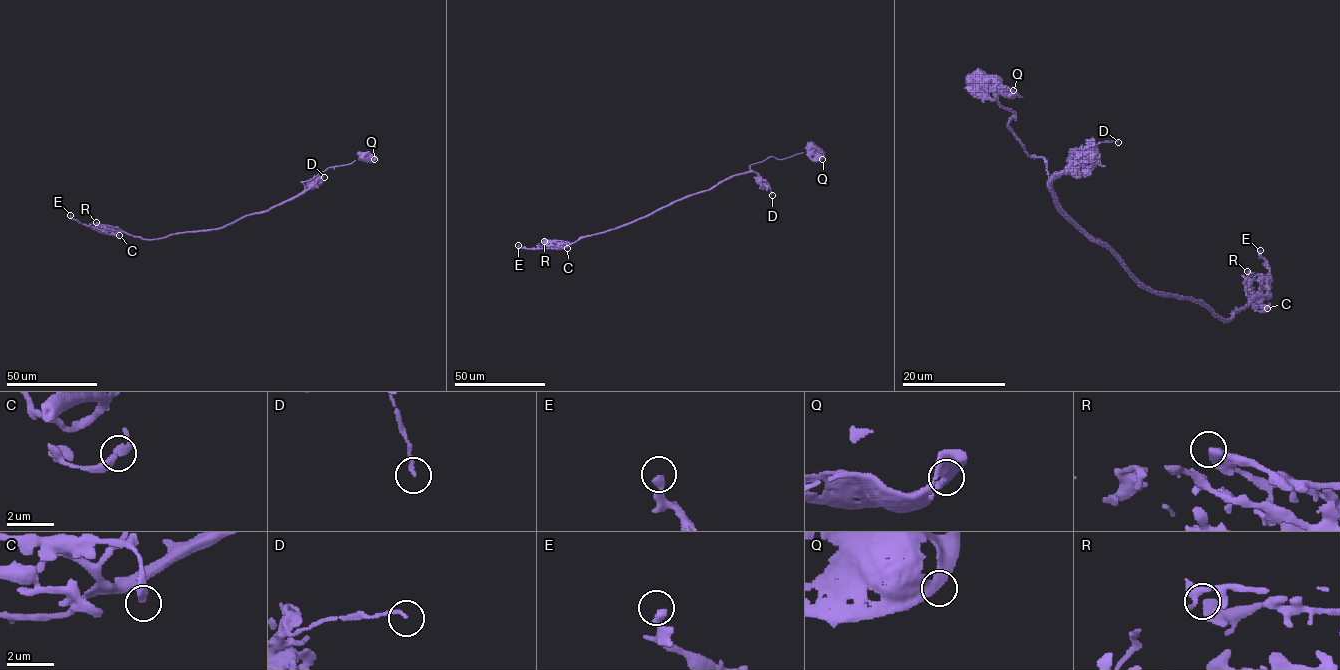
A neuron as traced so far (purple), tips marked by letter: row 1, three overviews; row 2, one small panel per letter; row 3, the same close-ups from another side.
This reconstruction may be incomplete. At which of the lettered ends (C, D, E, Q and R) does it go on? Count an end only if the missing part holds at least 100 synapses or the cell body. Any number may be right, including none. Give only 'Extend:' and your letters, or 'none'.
Extend: none

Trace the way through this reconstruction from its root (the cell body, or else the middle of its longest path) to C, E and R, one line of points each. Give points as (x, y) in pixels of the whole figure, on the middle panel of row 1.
C: (812, 148), (807, 155), (767, 158), (752, 164), (753, 171), (621, 226), (562, 244), (567, 248)
E: (812, 148), (807, 155), (767, 158), (752, 164), (753, 171), (621, 226), (582, 237), (561, 249), (518, 245)
R: (812, 148), (807, 155), (767, 158), (752, 164), (753, 171), (614, 228), (570, 243), (544, 241)

